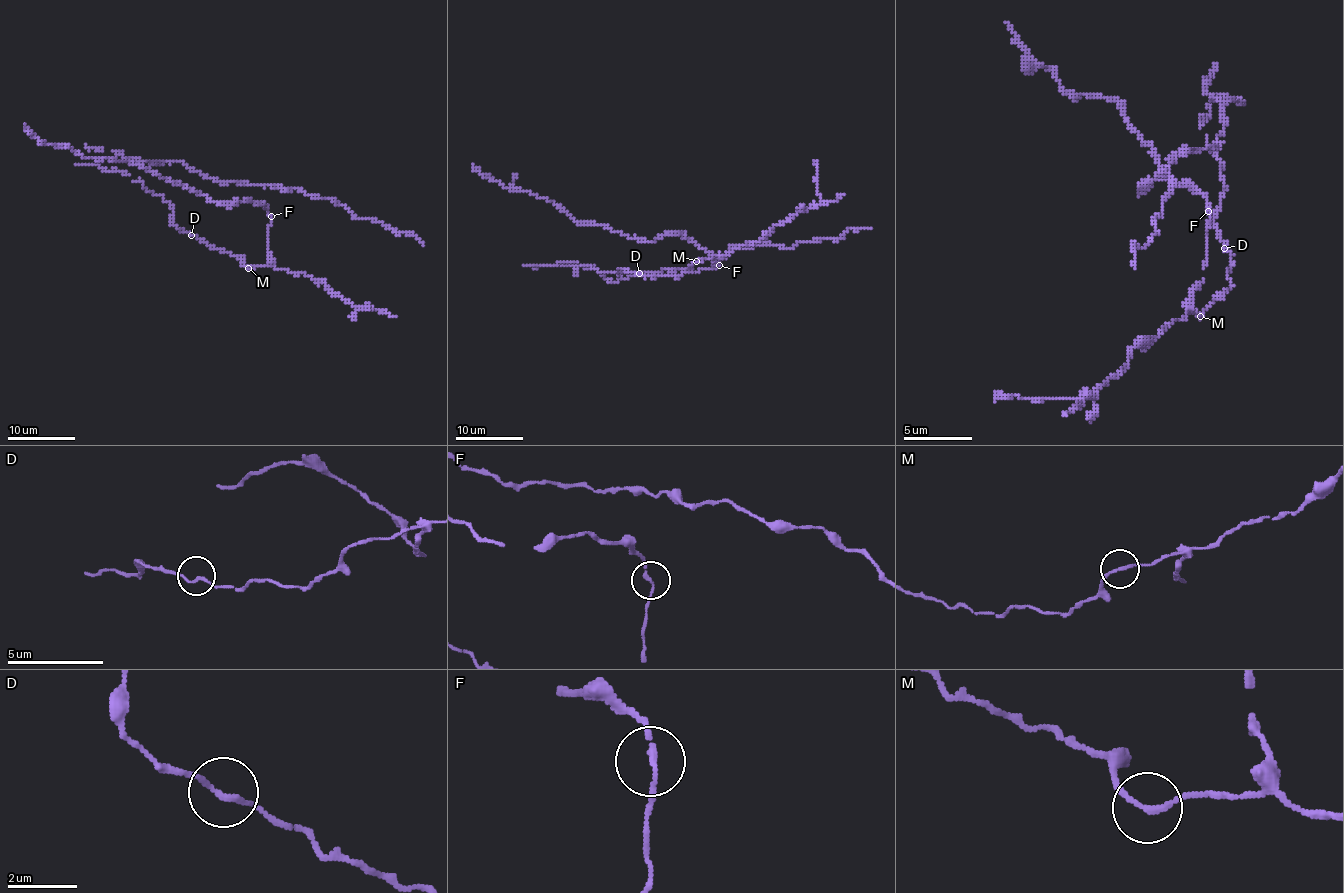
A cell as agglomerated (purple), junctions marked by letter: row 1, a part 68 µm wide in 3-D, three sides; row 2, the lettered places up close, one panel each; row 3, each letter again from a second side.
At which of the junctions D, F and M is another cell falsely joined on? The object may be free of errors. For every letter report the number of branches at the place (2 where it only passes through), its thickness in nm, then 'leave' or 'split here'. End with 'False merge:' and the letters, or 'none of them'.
D: 2 | 150 nm | leave
F: 2 | 150 nm | leave
M: 2 | 150 nm | leave
False merge: none of them

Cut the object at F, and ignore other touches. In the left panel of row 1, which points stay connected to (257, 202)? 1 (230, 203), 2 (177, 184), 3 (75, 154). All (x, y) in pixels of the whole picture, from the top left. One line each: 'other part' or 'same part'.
1: same part
2: same part
3: same part

